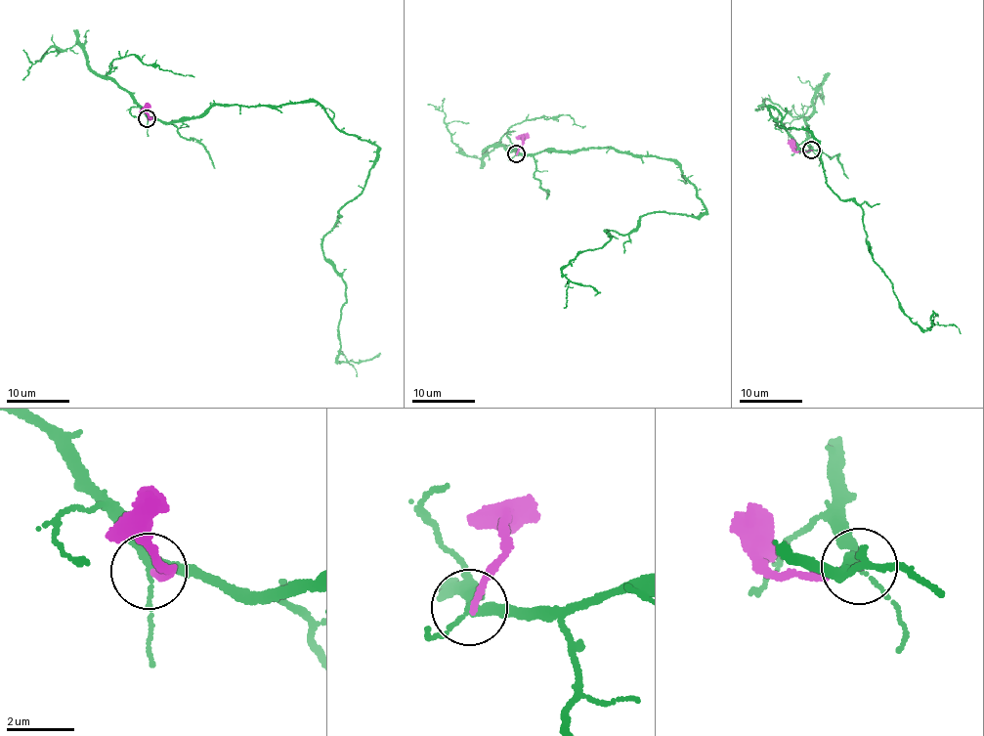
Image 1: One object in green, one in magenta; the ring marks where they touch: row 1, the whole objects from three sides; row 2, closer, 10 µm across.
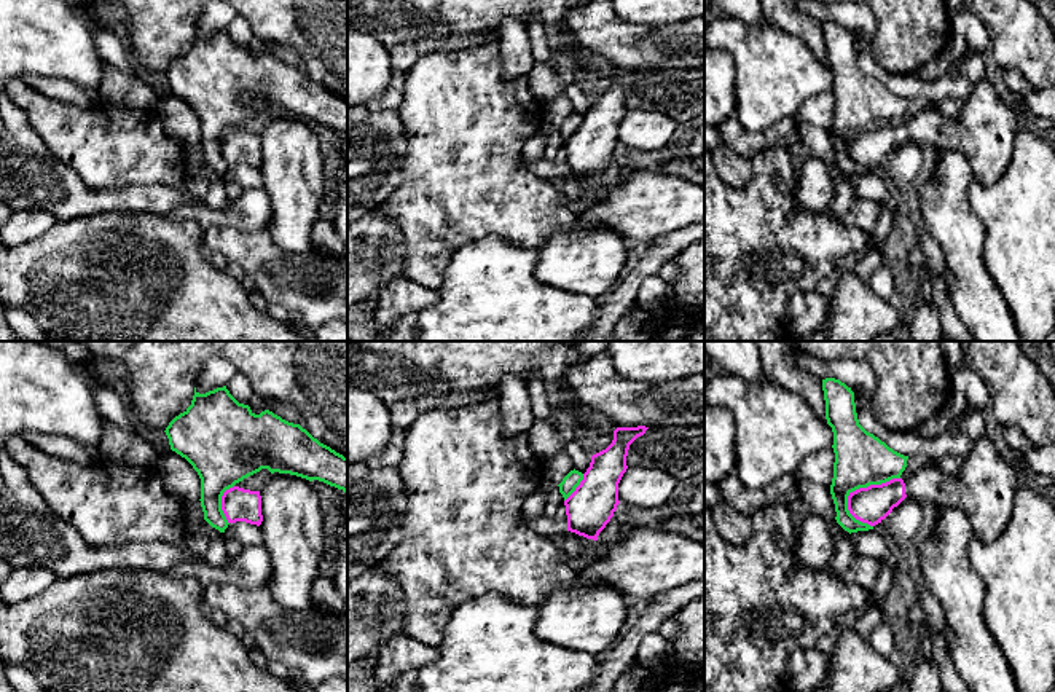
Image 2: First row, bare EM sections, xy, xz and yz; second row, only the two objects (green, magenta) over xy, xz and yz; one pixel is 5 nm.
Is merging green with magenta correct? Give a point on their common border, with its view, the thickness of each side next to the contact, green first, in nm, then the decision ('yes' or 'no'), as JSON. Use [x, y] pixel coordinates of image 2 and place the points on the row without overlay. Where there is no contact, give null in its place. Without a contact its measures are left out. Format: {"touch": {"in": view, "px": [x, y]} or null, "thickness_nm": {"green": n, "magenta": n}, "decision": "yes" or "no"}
{"touch": {"in": "yz", "px": [866, 129]}, "thickness_nm": {"green": 280, "magenta": 190}, "decision": "no"}

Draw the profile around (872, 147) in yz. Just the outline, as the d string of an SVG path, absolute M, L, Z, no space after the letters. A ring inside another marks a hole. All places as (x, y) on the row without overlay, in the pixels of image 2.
M974 83L958 118L943 116L935 105L912 120L859 131L848 139L849 156L870 169L881 166L905 140L963 155L983 185L1006 172L1015 145L1017 115L993 83Z

